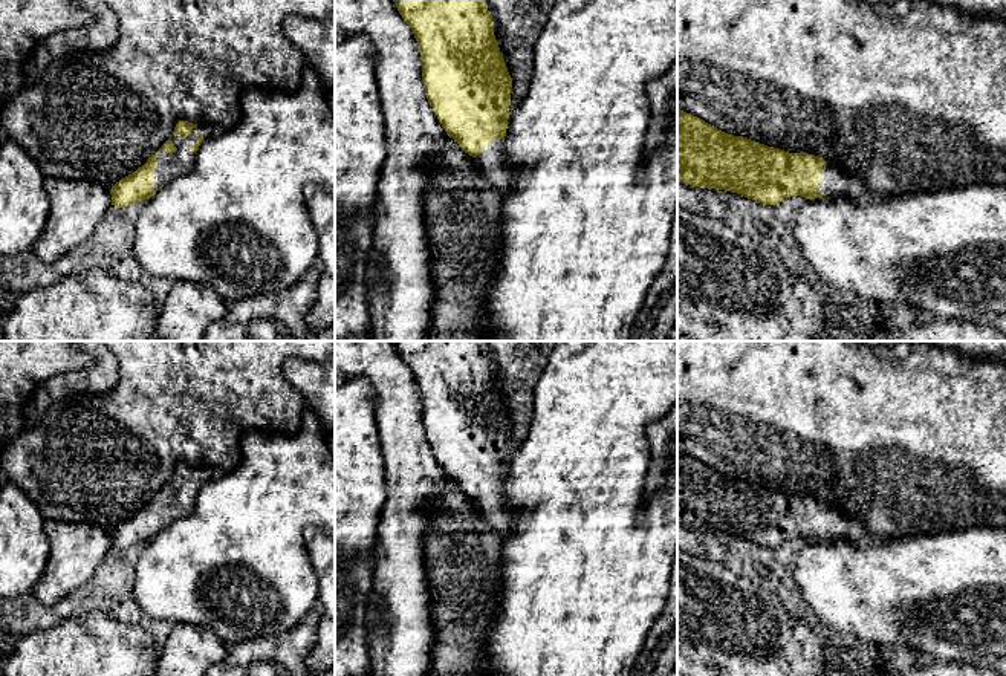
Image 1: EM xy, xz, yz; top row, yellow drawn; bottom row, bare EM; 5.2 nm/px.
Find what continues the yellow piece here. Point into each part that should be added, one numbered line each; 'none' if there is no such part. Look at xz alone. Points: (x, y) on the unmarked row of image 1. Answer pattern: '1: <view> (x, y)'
1: xz (499, 514)

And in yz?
1: yz (835, 525)

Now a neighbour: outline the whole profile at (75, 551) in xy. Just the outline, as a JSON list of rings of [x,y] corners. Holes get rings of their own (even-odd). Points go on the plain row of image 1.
[[[43,520],[49,558],[32,595],[54,606],[84,586],[112,548],[110,532],[101,526]]]

